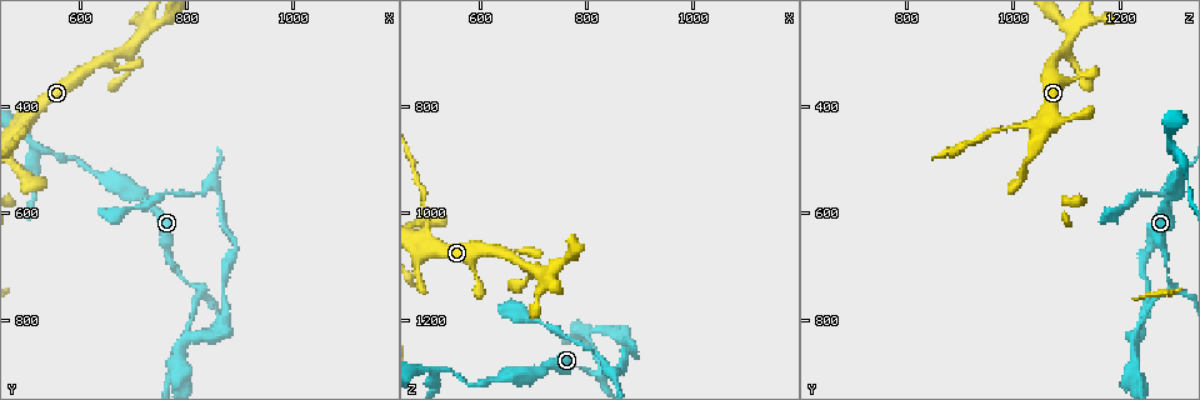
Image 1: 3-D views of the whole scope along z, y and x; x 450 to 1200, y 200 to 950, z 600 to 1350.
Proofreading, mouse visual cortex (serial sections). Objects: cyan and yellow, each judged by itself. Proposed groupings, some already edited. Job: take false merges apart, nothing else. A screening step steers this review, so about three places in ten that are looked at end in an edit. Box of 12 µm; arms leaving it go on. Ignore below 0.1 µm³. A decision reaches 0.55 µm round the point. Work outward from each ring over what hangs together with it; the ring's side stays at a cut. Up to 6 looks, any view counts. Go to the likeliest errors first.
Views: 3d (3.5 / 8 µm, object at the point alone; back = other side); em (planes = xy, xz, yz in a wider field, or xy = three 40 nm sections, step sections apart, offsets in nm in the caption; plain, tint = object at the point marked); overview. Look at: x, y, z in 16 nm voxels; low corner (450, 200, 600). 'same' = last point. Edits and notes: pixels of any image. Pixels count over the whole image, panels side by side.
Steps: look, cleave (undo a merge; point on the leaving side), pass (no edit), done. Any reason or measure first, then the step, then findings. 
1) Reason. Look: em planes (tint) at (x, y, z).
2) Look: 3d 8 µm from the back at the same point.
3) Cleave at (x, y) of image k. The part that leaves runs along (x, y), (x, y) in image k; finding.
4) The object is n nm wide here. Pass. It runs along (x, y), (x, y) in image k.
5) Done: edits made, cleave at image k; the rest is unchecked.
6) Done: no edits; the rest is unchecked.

Three arms meet. Look: em xy step 2 (tint) at (725, 255, 1105).

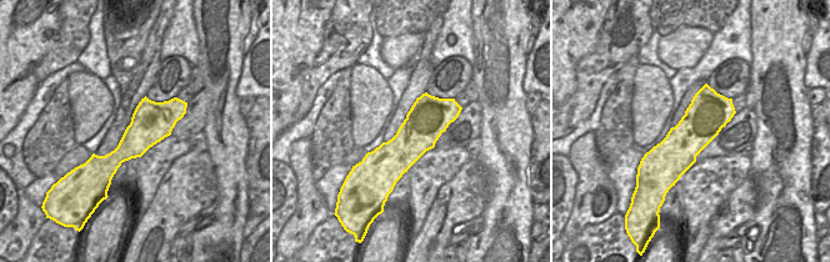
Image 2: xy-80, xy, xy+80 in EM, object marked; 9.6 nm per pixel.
Look: 3d 3.5 µm at the same point.

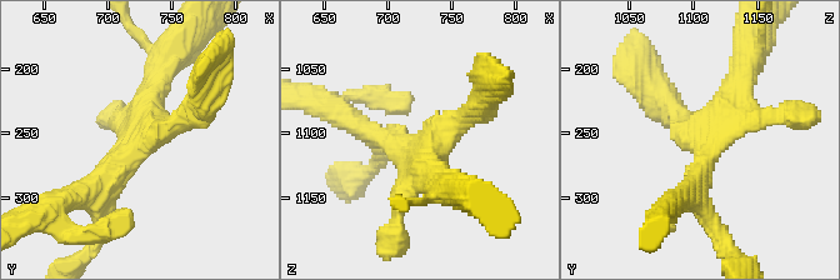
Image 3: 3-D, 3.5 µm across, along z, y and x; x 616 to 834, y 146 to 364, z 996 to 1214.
Pass. Continuous, no second cell.

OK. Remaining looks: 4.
Three-way junction. Look: 3d 8 µm from the back at (815, 740, 1305).

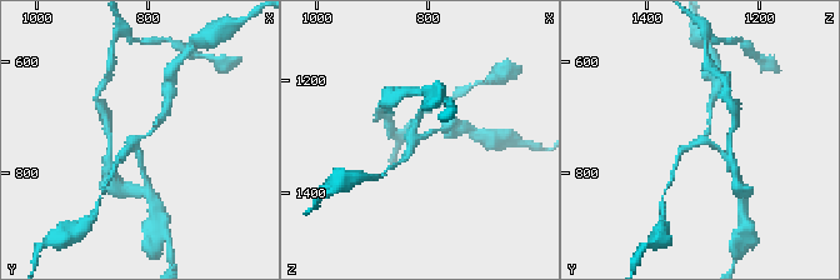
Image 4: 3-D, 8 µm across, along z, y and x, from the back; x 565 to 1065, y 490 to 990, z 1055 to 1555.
3 arms meet here; the arms are 150, 200, 200 nm wide. Look: em planes (tint) at (820, 735, 1300).

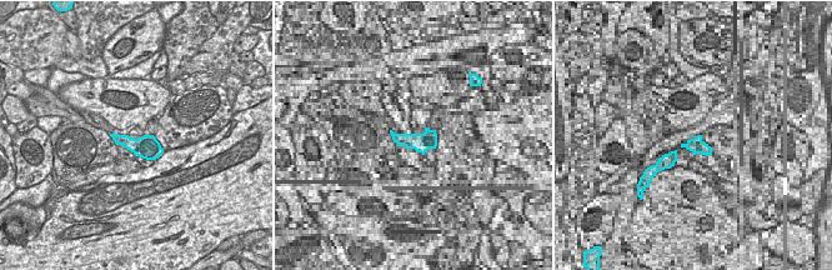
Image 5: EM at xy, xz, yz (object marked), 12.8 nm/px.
The object is 300 nm wide here. Pass. It runs along (161, 115), (150, 131), (131, 143), (140, 159) in image 4; one cell here.

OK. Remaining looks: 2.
Abrupt turn. Look: 3d 3.5 µm at (800, 830, 1225).

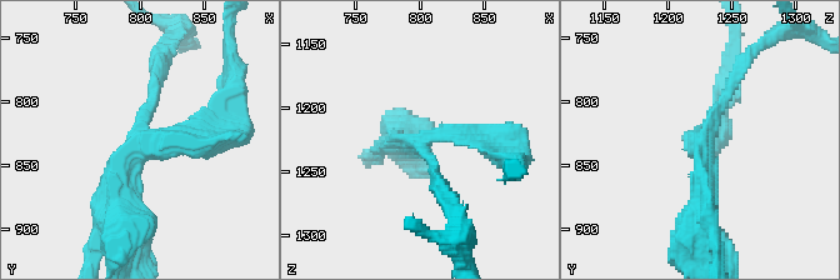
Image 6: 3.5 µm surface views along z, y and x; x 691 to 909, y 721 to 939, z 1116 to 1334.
3 arms meet here; the arms are 200, 250, 300 nm wide; need the tissue. Look: em xy step 3 (tint) at (804, 828, 1226).

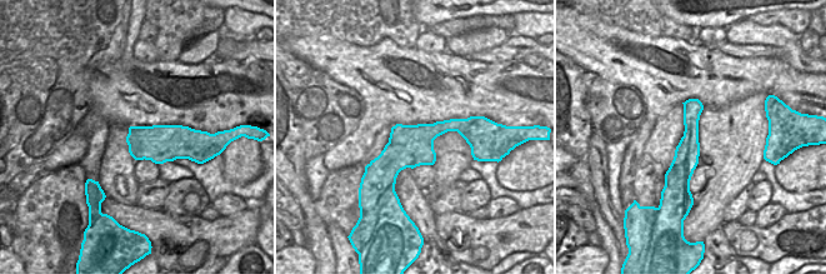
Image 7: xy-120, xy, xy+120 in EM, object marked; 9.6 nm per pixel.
Cleave at (184, 145) of image 6. The part that leaves runs along (143, 138), (204, 145), (231, 110) in image 6; a second cell is stuck on.

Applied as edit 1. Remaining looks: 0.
Done: edits made, cleave at image 6; the rest is unchecked.

